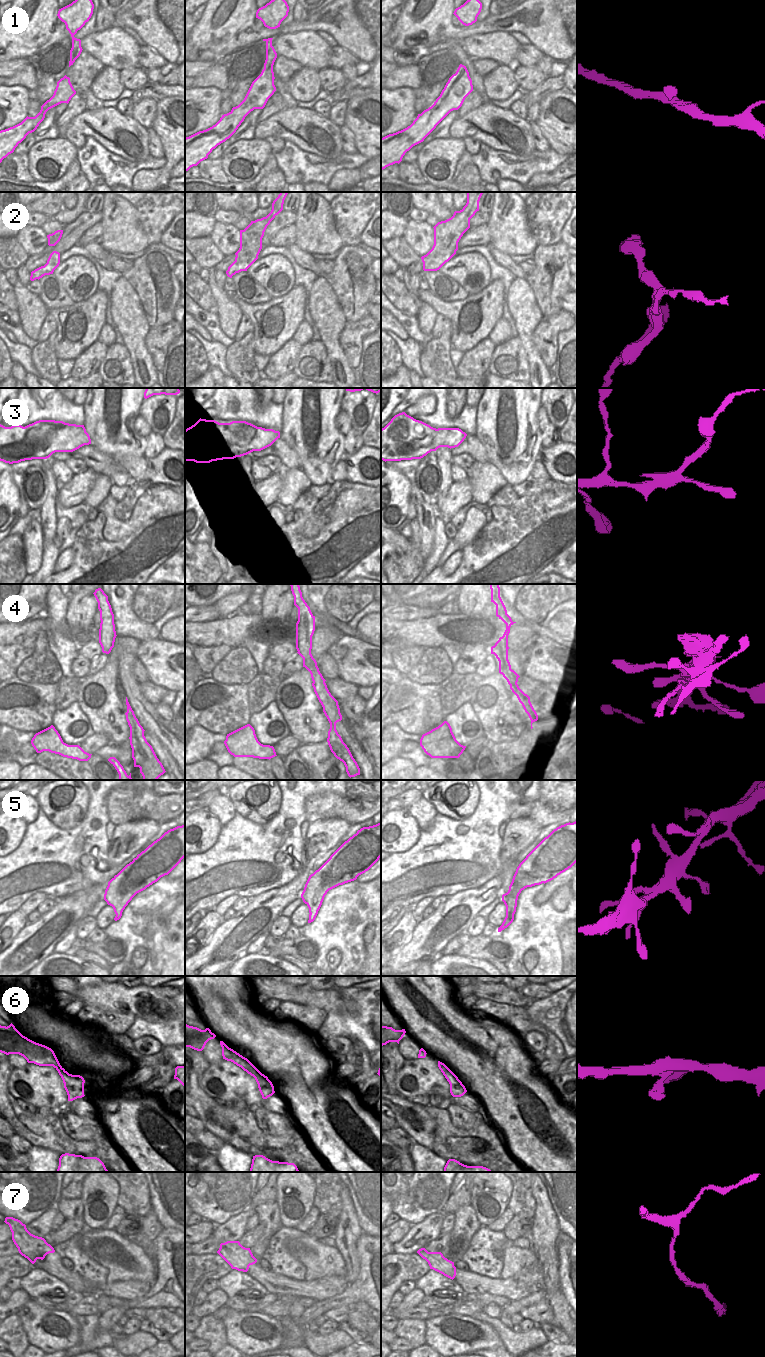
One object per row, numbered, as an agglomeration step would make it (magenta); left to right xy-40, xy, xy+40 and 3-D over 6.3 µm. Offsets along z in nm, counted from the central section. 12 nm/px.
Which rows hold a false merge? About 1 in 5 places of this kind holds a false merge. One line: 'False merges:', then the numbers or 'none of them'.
False merges: 3, 4

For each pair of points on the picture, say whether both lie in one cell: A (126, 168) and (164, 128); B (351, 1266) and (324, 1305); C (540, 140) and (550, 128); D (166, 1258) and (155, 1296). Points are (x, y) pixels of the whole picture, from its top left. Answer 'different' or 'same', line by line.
A: different
B: different
C: different
D: same

